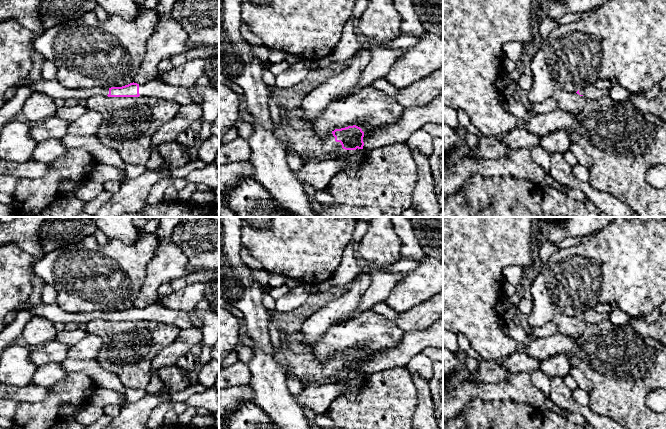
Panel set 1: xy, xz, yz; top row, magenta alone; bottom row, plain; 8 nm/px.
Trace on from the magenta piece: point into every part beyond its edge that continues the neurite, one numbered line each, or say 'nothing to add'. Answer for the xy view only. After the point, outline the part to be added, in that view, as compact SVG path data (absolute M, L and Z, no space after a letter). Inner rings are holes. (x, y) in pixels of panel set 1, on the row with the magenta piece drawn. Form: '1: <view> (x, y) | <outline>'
1: xy (52, 88) | M28 76L21 78L14 87L19 88L22 85L27 85L35 92L45 93L49 97L55 99L88 99L94 95L109 94L109 88L91 88L91 89L70 89L62 86L56 79L45 80L41 78L37 81L32 81Z
2: xy (156, 88) | M156 77L139 85L140 96L177 102L180 106L196 104L189 87L170 85Z

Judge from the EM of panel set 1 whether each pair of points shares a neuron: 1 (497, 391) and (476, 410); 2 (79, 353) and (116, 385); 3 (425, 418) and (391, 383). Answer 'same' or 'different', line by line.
1: different
2: different
3: different

